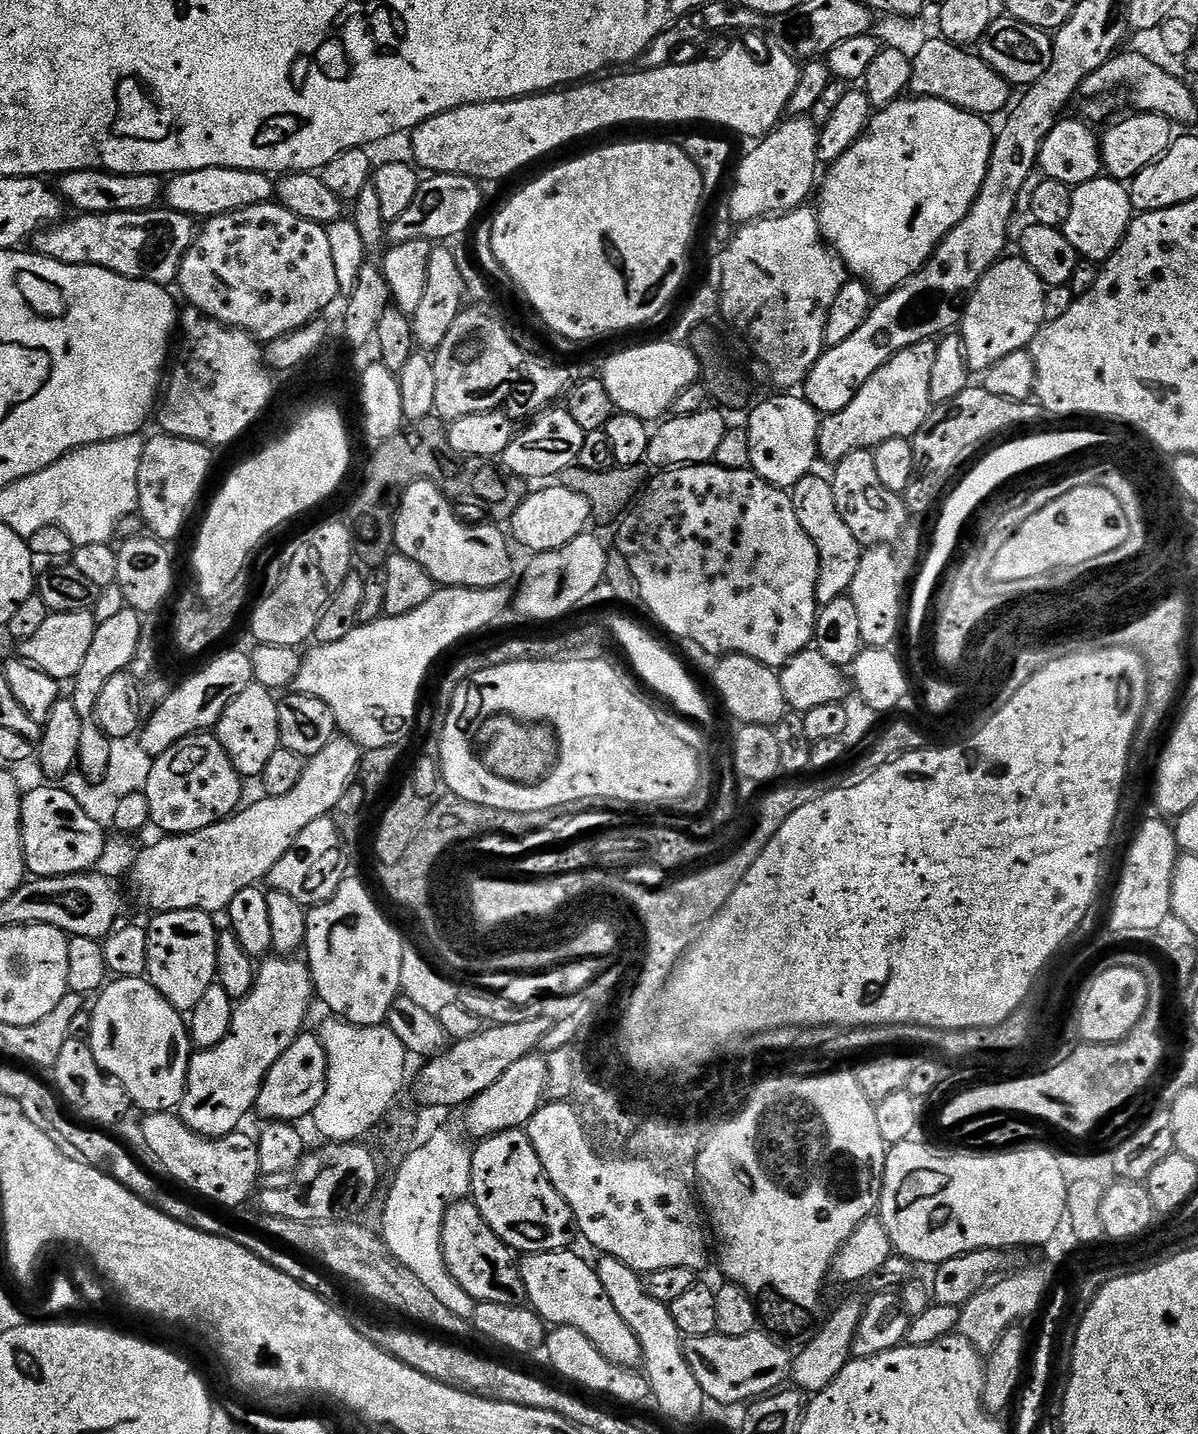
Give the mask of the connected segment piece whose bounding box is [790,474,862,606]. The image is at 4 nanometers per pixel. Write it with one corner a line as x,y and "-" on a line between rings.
809,474
803,476
796,485
790,489
794,514
798,514
798,523
802,530
814,542
814,550
818,550
818,586
816,587
816,603
823,606
834,602
839,596
848,596
852,591
854,574
857,573
858,564
862,555
862,546
854,533
842,522
842,514
838,514
838,506
834,503
834,490
832,481
827,475
816,476

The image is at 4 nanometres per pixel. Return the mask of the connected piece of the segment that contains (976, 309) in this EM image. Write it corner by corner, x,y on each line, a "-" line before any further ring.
1023,258
1008,259
997,260
995,266
978,282
968,297
958,325
964,357
969,369
976,374
983,374
990,366
994,366
994,362
1006,358
1006,354
1025,351
1046,323
1046,286

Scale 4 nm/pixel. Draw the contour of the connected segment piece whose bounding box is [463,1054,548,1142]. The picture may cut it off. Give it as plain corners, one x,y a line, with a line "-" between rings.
533,1054
522,1058
522,1062
514,1062
494,1086
482,1090
466,1105
468,1113
464,1116
463,1131
469,1137
473,1136
473,1141
479,1142
493,1136
499,1132
509,1132
515,1128
523,1129
530,1122
530,1118
545,1103
546,1097
546,1074
548,1073
548,1062
543,1055

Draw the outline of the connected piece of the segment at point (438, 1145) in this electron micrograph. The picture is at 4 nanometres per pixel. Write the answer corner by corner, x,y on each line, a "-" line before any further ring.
452,1126
440,1128
430,1142
419,1145
398,1165
396,1177
384,1200
379,1231
393,1260
410,1270
447,1310
470,1320
477,1301
472,1300
458,1282
454,1282
442,1254
442,1222
446,1218
446,1210
451,1204
465,1199
472,1190
473,1149
464,1145
465,1137
457,1132

